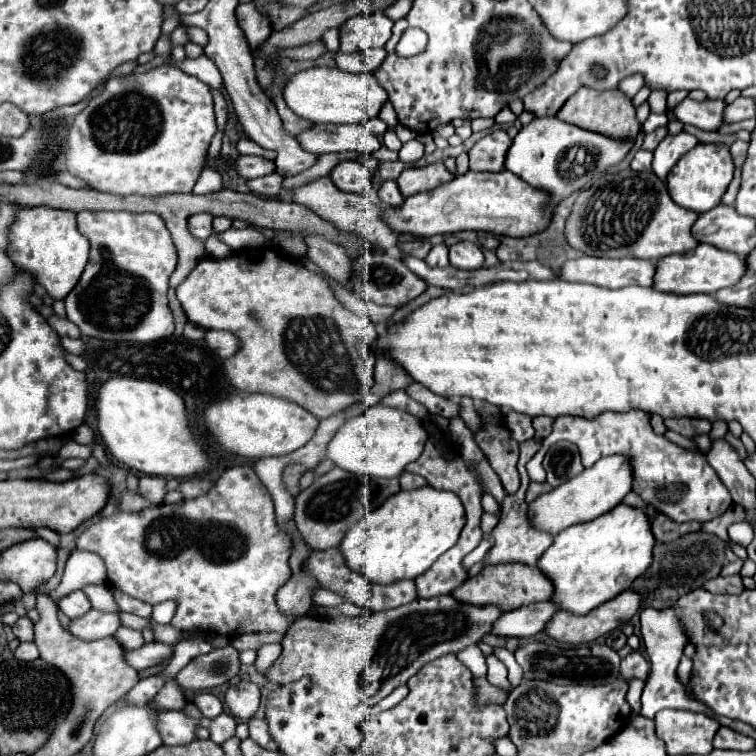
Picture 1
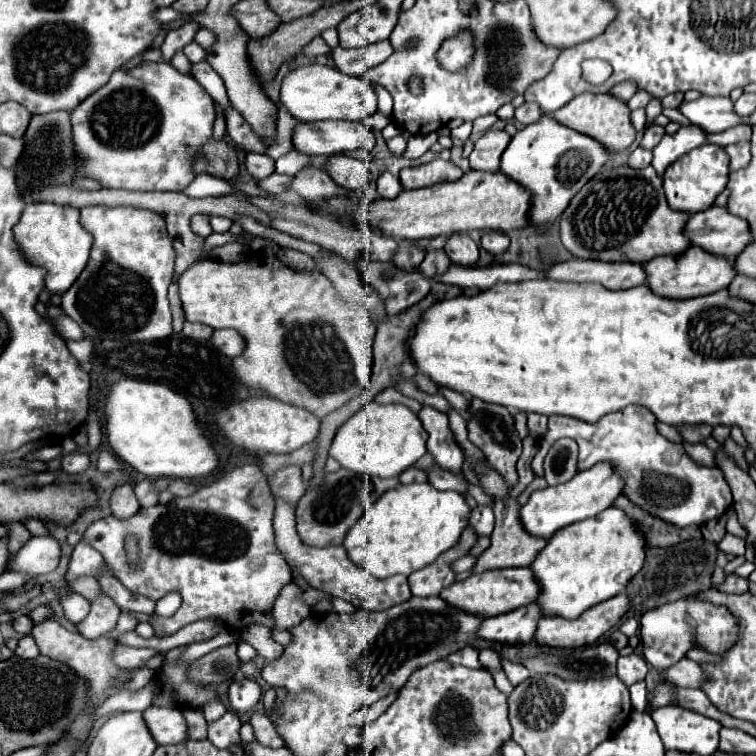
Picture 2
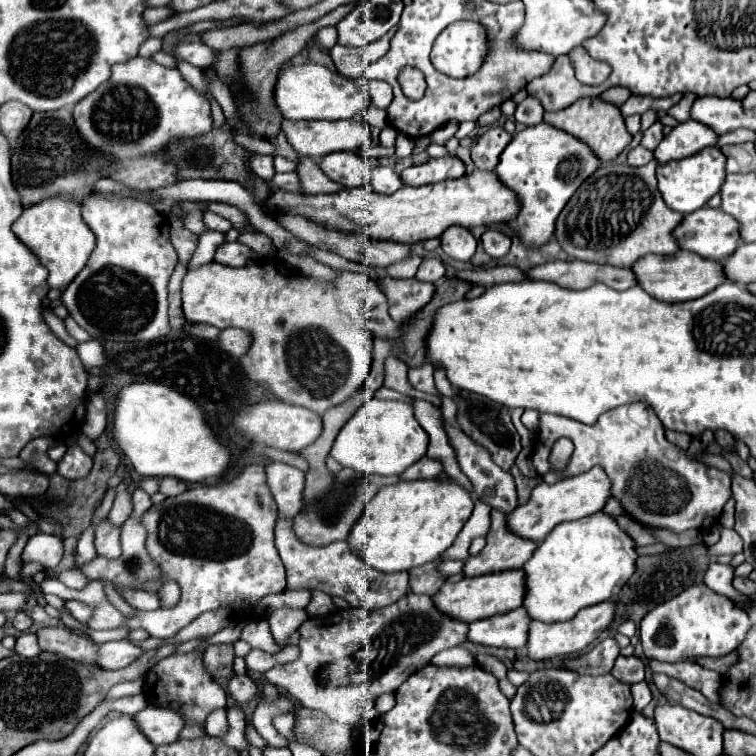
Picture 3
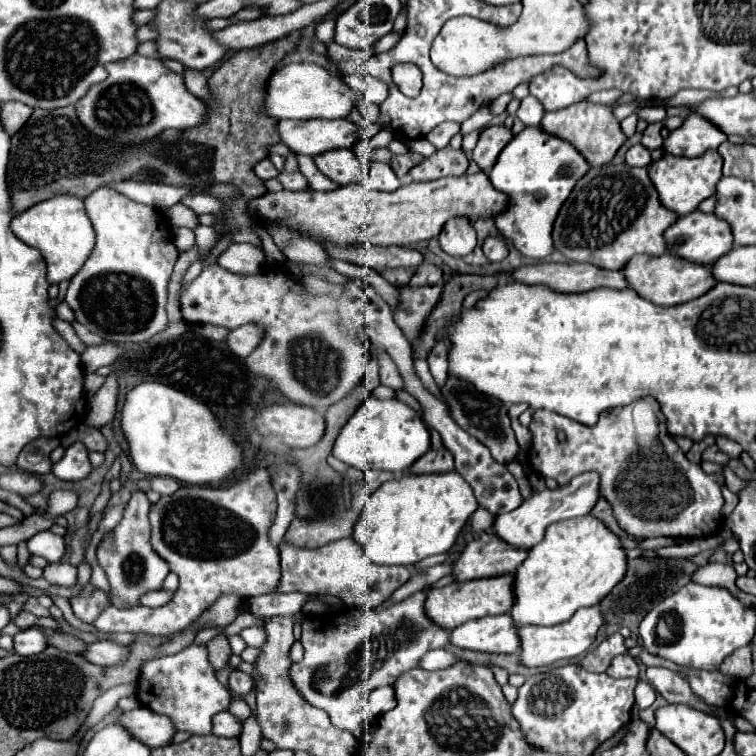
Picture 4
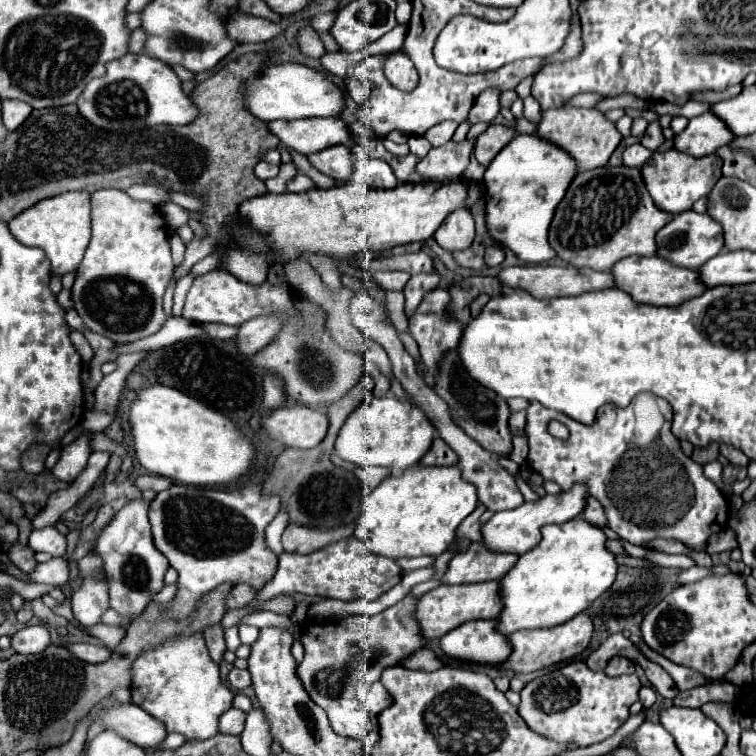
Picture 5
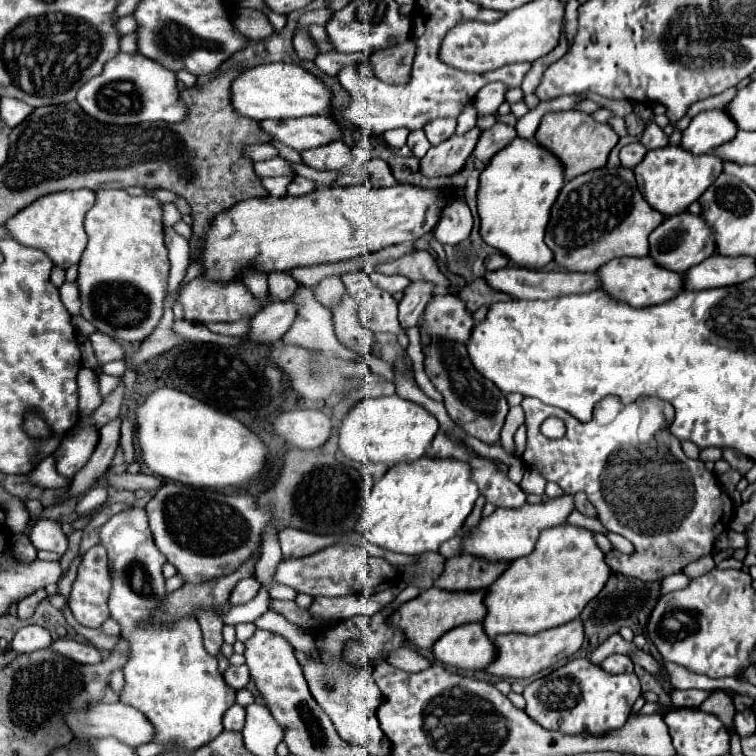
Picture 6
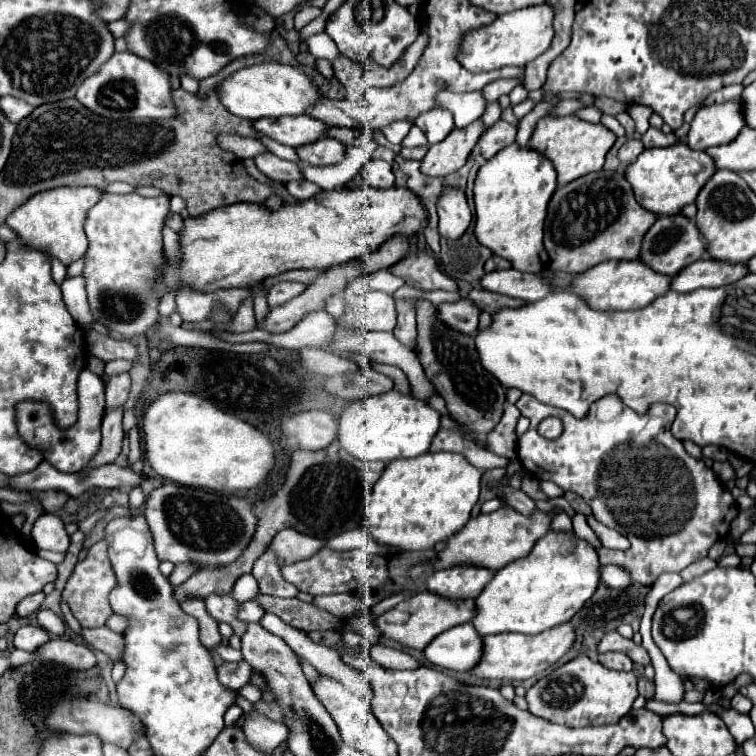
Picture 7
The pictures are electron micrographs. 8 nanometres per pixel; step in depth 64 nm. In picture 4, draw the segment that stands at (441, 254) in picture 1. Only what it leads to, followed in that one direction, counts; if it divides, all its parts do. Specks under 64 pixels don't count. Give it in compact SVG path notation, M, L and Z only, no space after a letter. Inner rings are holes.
M422 262L418 268L416 268L416 274L412 276L410 280L410 286L432 286L432 284L438 284L442 280L442 270L434 264L426 264Z

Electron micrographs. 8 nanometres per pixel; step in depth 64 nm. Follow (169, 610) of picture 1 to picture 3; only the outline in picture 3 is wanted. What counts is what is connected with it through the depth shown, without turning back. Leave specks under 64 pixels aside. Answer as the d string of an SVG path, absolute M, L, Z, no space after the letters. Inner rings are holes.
M166 582L160 590L160 600L162 600L162 608L174 608L180 600L180 588L176 582Z

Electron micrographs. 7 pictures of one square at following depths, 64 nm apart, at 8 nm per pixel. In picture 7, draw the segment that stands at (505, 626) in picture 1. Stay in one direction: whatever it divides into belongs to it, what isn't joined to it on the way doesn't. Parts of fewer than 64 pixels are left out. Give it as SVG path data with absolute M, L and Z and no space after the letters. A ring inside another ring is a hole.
M468 622L436 636L430 642L430 646L424 648L424 654L426 654L426 660L434 666L466 672L466 670L472 670L476 662L480 662L482 648L484 648L482 636Z

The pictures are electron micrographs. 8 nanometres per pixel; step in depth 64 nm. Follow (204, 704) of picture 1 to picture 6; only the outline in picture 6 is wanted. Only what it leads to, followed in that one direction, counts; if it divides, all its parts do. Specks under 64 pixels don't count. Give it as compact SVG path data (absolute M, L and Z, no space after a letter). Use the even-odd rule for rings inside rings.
M234 704L232 708L228 708L228 712L224 714L224 730L234 730L234 732L240 732L242 726L244 726L244 718L246 718L246 710L238 704Z

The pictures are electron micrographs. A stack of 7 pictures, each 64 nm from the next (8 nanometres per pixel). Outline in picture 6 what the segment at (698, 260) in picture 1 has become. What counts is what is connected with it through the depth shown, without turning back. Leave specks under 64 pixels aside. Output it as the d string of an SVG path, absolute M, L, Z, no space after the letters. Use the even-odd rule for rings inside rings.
M650 256L646 258L616 258L608 264L604 264L596 274L600 274L602 290L612 294L616 300L624 300L634 308L664 304L672 298L676 298L680 292L684 292L684 274L676 274L672 270L664 270L662 266L656 266Z

